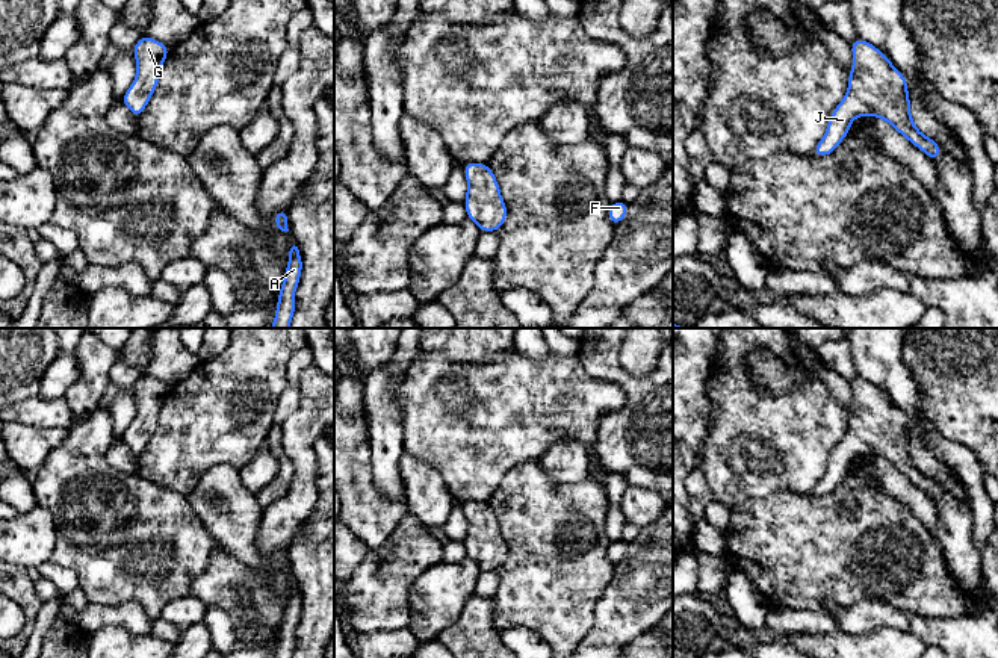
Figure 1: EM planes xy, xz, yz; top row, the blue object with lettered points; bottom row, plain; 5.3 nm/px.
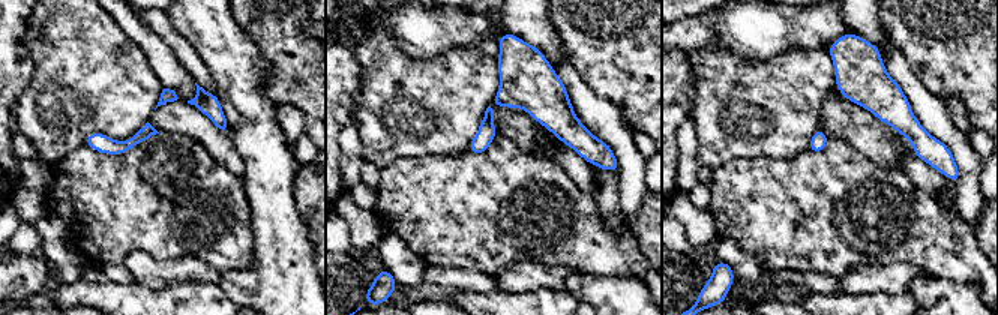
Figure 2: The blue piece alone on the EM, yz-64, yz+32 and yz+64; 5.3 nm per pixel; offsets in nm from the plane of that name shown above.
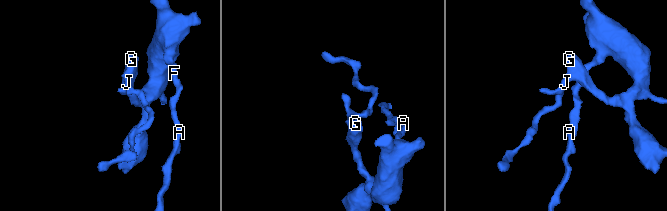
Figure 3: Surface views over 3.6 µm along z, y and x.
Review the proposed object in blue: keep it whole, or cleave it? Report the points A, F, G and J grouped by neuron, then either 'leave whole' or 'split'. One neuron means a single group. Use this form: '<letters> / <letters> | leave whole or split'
A F G J | leave whole

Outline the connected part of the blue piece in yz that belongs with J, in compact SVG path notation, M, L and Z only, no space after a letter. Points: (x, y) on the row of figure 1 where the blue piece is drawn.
M862 38L850 42L853 68L848 74L848 91L835 107L823 139L812 156L830 156L850 135L850 124L857 116L877 116L888 121L930 159L942 156L936 141L922 135L912 116L907 79L892 65L885 53Z

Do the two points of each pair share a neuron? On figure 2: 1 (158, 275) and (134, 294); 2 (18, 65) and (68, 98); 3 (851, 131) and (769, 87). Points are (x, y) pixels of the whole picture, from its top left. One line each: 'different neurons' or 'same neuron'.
1: different neurons
2: different neurons
3: different neurons

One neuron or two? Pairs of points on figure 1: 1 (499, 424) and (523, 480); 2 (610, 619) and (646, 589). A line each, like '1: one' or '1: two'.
1: two
2: one

